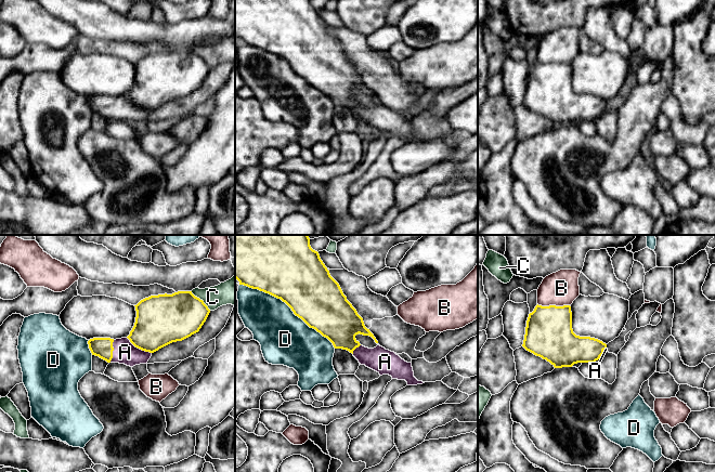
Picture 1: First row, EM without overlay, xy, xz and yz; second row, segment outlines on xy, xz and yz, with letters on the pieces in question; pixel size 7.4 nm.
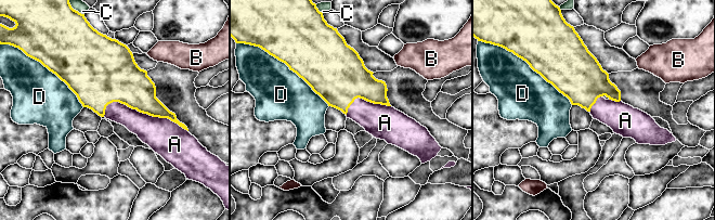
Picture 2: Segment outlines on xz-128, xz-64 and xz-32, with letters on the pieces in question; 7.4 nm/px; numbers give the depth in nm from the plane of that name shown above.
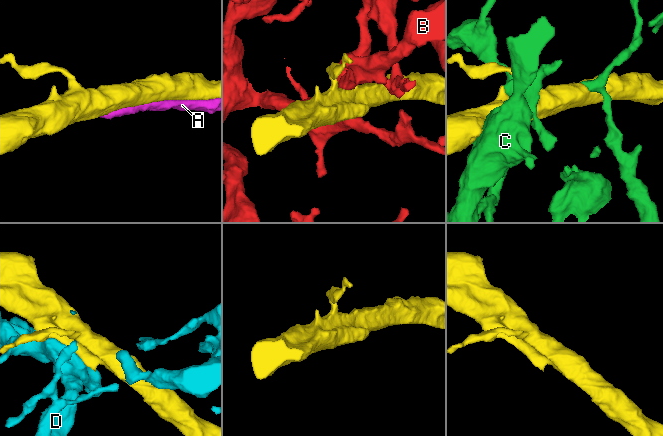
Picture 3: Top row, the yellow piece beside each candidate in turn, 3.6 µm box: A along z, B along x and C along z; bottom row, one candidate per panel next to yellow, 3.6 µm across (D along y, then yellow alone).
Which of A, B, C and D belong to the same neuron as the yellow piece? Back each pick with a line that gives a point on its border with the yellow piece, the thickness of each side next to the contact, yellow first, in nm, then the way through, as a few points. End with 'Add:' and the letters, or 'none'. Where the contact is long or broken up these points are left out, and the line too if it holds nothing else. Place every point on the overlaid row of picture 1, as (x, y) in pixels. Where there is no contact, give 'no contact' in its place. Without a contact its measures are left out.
A: meets yellow in xy at (139, 348); 360 nm thick on the yellow side, 170 nm on the other
Add: A

